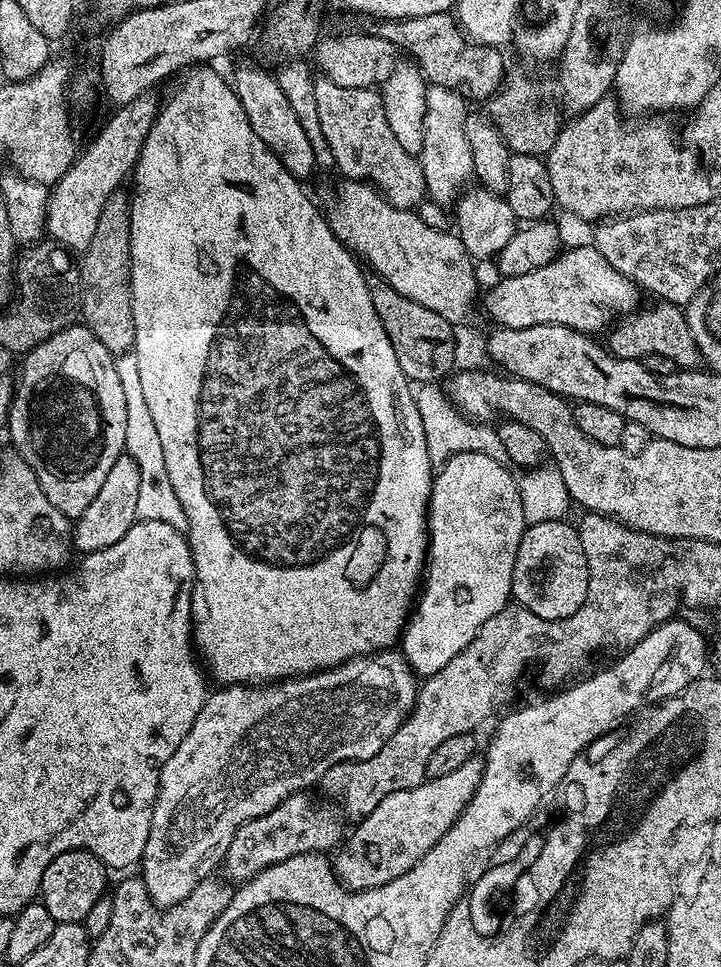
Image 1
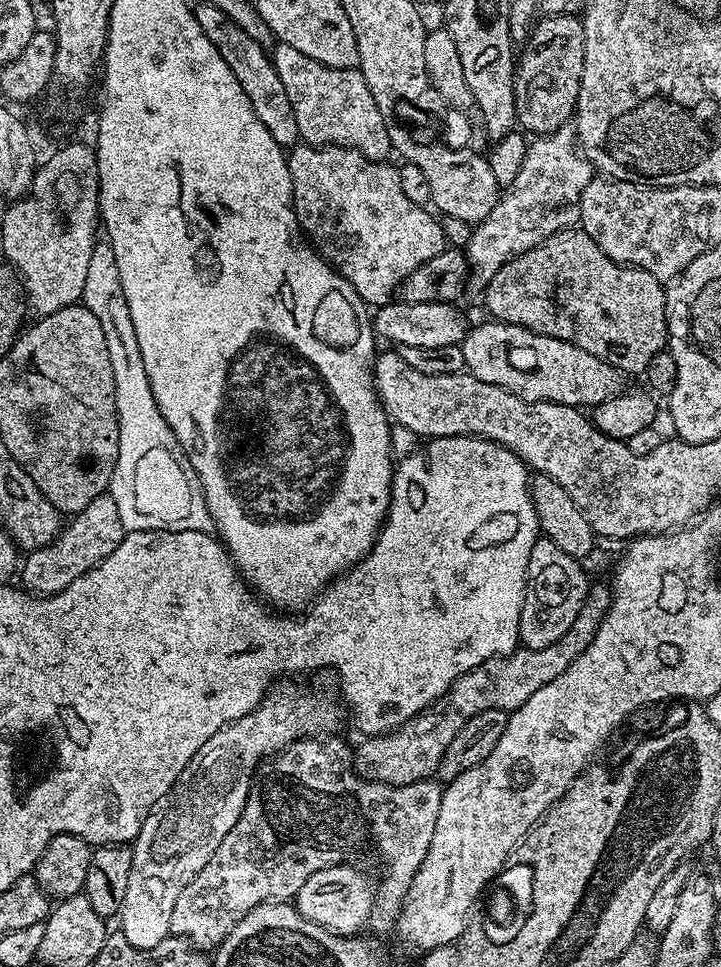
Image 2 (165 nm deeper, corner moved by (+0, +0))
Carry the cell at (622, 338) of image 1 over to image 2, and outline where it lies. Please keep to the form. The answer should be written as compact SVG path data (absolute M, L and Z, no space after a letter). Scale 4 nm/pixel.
M573 226L554 233L554 235L543 240L538 246L534 246L532 249L528 249L524 253L513 257L512 260L506 261L501 266L501 269L494 274L494 278L491 278L490 284L482 292L482 297L484 297L484 304L488 307L489 314L492 315L489 317L493 321L522 326L526 330L537 332L543 336L558 338L562 342L570 342L574 346L586 350L586 354L594 354L594 358L602 358L602 362L614 366L621 374L629 374L628 372L642 374L646 370L646 366L650 366L650 358L654 358L654 354L665 351L668 343L664 289L665 285L658 278L654 278L654 274L650 274L641 268L630 268L614 262L609 256L602 254L602 250L598 250L598 242L594 242L594 238L590 238L590 234L586 234L584 229L579 226Z

